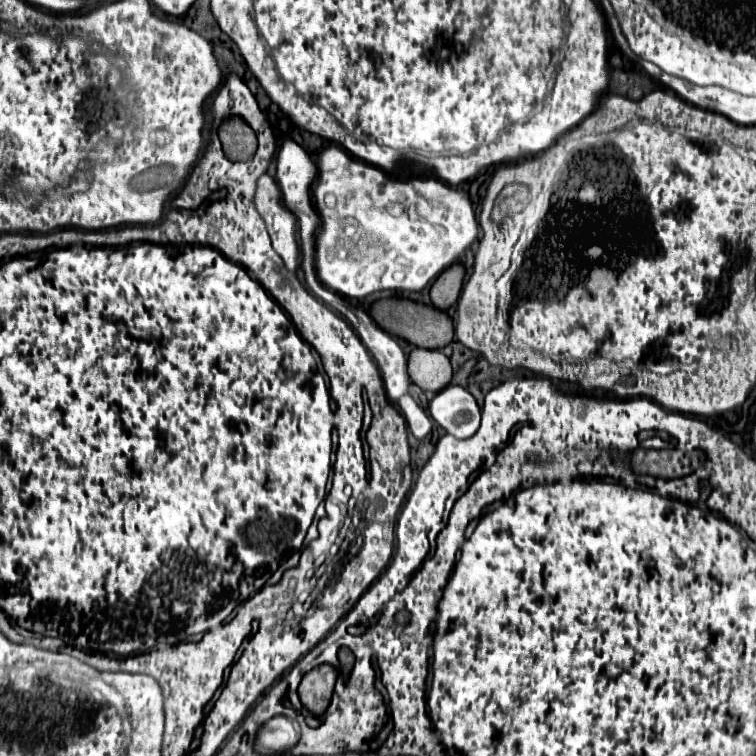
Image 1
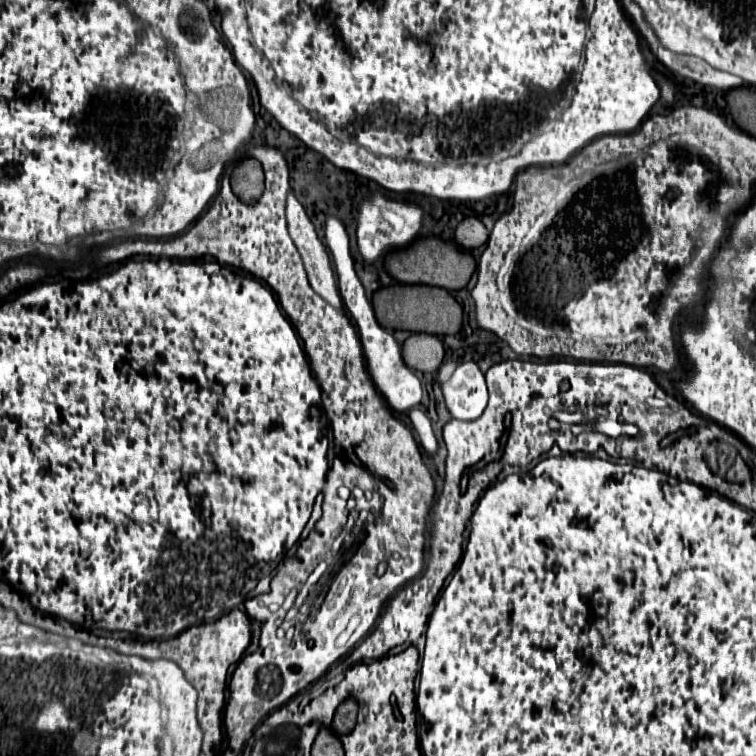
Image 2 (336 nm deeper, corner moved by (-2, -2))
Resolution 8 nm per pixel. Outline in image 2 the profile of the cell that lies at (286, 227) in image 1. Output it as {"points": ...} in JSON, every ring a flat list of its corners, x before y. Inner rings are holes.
{"points":[[292,193,288,195,286,219,288,219,290,237,292,237,294,245,298,247,298,251,300,251,300,255,302,255,302,261,304,261,304,267,306,267,306,273,308,273,310,287,312,287,326,303,330,303,334,309,338,309,340,313,346,313,346,311,344,311,344,305,342,305,342,297,340,297,340,293,338,293,338,285,336,285,336,279,334,279,334,271,332,271,332,265,330,265,330,255,328,255,324,243,318,239,316,229,314,229,310,217,306,215,304,207,300,205,300,201,298,201]]}

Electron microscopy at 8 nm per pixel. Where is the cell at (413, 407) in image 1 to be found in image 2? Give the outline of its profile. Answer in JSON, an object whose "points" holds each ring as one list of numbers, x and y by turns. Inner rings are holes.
{"points":[[412,409,410,411,410,421,412,421,412,425,414,425,416,433,418,433,420,445,426,449,426,453,436,453,438,451,438,443,436,443,430,419,420,409]]}

